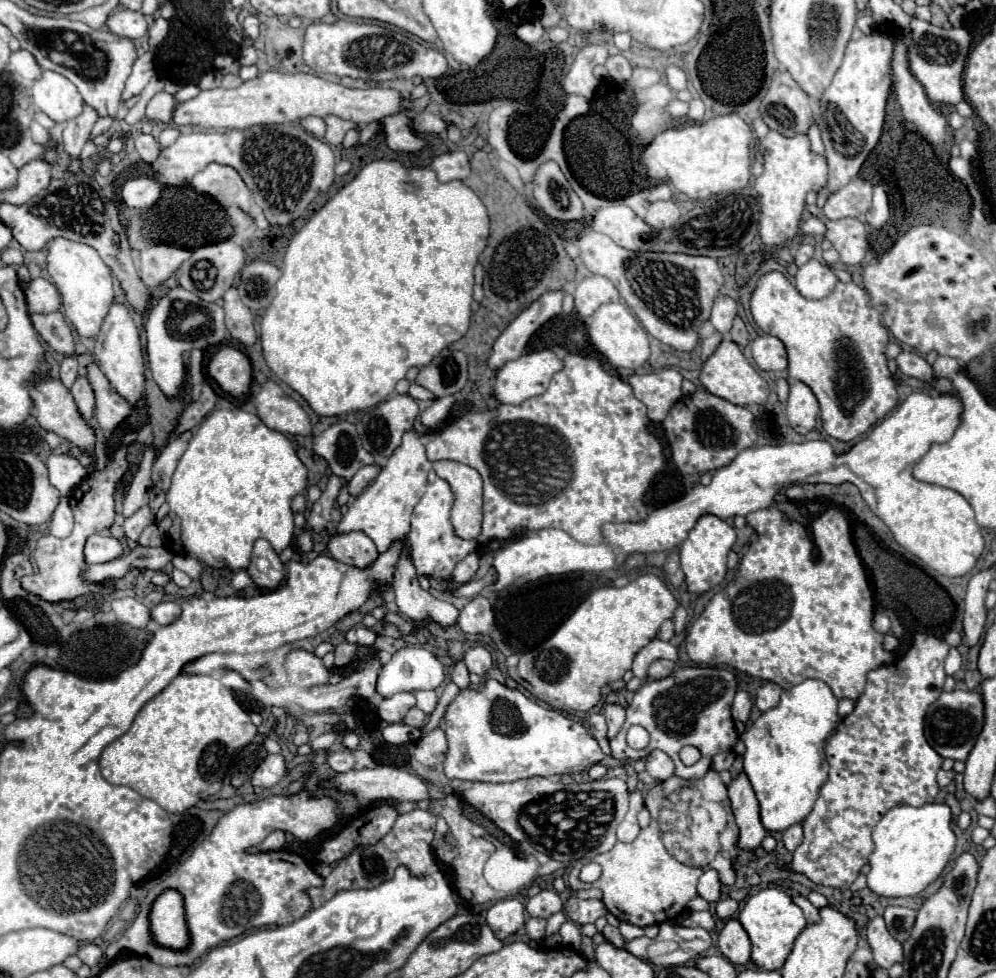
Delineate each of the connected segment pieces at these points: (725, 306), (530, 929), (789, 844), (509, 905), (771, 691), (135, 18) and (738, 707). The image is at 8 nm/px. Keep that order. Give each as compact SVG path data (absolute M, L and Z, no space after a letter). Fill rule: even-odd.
M717 296L715 306L711 310L711 324L721 332L727 334L733 326L733 320L737 316L737 302L729 296Z
M529 918L525 924L525 932L531 940L543 940L545 938L545 920L543 918Z
M795 824L783 832L783 844L789 852L793 852L801 844L801 840L803 840L803 828L799 824Z
M515 898L499 900L487 910L487 924L499 940L505 940L525 924L525 906Z
M765 682L759 690L757 690L757 698L755 698L755 704L761 712L765 710L771 710L779 704L779 698L781 698L781 692L783 688L779 684L773 684L773 682Z
M119 10L107 18L107 28L117 34L131 40L143 38L147 34L147 18L141 12L135 10Z
M739 690L737 694L735 694L735 700L733 700L733 718L735 720L739 720L739 722L747 722L749 720L749 712L751 712L751 696L749 696L749 692L745 692L745 690Z

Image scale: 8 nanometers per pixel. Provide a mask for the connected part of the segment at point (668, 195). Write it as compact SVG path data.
M659 184L659 186L653 186L647 190L647 198L653 202L653 200L671 200L673 198L673 192L669 188L669 184Z

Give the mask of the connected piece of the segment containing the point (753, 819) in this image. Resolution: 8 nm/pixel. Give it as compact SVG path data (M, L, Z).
M743 772L729 784L729 800L731 800L733 814L735 814L735 822L739 826L737 848L739 850L759 848L767 832L759 818L759 802Z

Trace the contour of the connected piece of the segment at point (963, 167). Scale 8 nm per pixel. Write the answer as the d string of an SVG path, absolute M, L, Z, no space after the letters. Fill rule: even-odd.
M951 158L951 160L949 160L949 168L951 168L951 172L953 172L957 178L961 178L961 180L971 174L971 164L969 164L967 160L963 160L963 158Z

